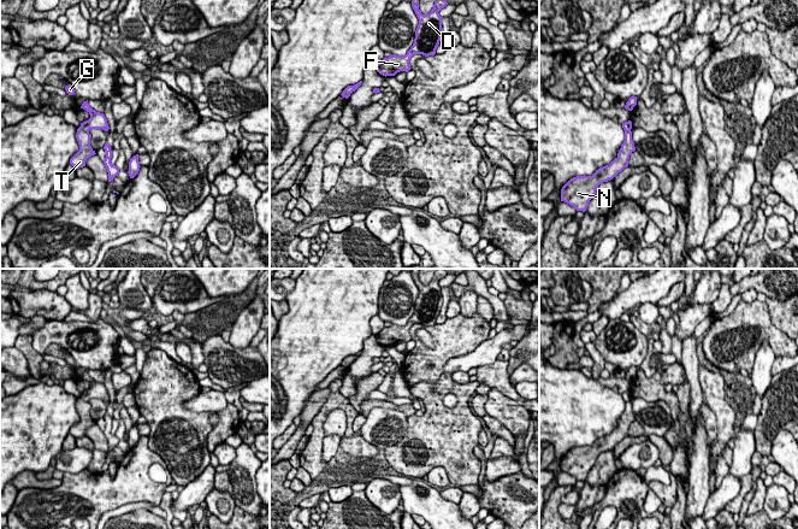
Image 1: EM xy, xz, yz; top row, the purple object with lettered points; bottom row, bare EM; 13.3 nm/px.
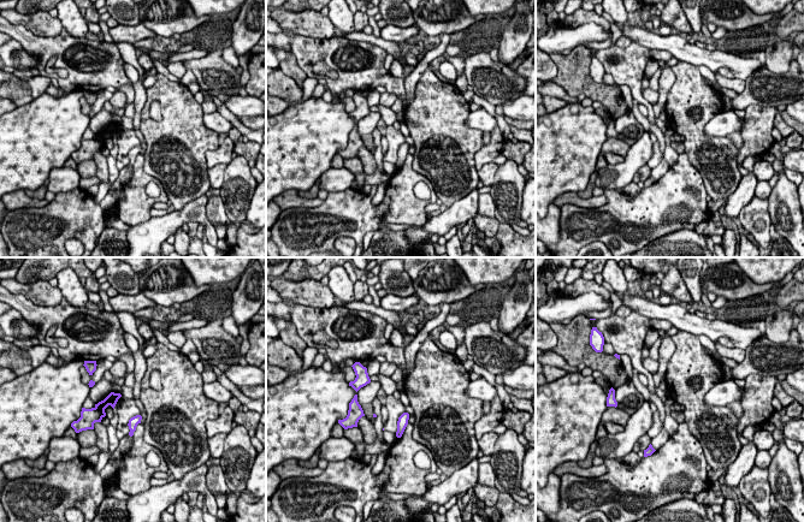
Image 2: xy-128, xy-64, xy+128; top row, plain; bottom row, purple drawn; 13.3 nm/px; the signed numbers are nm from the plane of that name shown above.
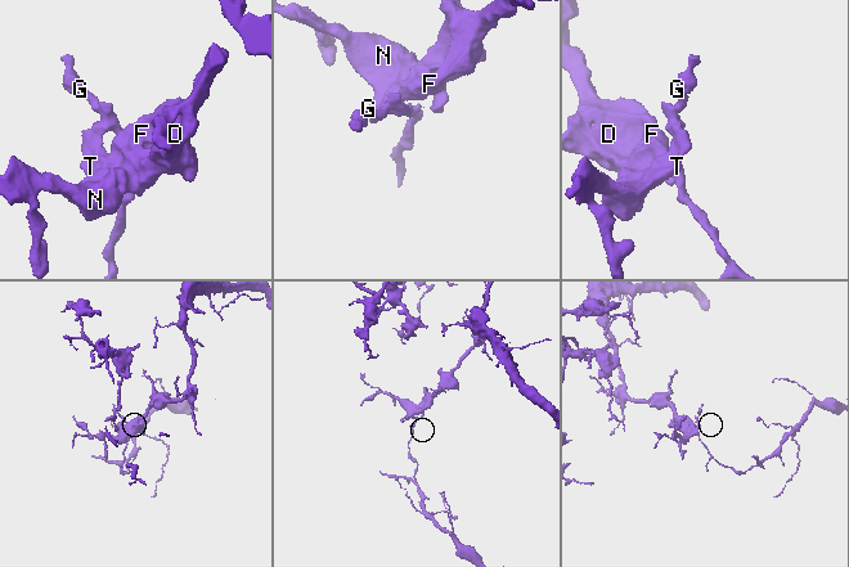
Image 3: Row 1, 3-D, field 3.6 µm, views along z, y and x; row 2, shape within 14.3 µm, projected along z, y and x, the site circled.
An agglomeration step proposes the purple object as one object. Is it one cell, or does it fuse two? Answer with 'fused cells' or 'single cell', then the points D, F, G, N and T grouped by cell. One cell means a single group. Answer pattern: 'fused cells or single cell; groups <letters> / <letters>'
fused cells; groups D F N T / G

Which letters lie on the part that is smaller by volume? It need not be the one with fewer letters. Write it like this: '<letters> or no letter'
G

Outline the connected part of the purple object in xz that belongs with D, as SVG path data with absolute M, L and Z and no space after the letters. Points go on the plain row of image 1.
M438 269L428 284L422 284L419 280L419 270L412 270L412 277L419 289L415 300L414 313L406 325L385 327L382 331L376 334L377 341L383 346L395 346L400 341L408 342L410 340L409 330L414 324L422 324L425 327L435 325L436 319L442 308L442 287L439 281L444 278L448 272L444 269Z

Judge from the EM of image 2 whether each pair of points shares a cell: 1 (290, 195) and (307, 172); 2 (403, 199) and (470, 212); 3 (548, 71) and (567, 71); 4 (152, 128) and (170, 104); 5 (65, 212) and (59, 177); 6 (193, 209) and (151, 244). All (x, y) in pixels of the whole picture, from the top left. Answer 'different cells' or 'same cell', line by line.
1: different cells
2: different cells
3: different cells
4: same cell
5: different cells
6: same cell

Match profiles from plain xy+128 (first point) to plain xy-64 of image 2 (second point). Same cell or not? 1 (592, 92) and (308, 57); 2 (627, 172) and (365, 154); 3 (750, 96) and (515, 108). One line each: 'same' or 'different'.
1: different
2: different
3: different

